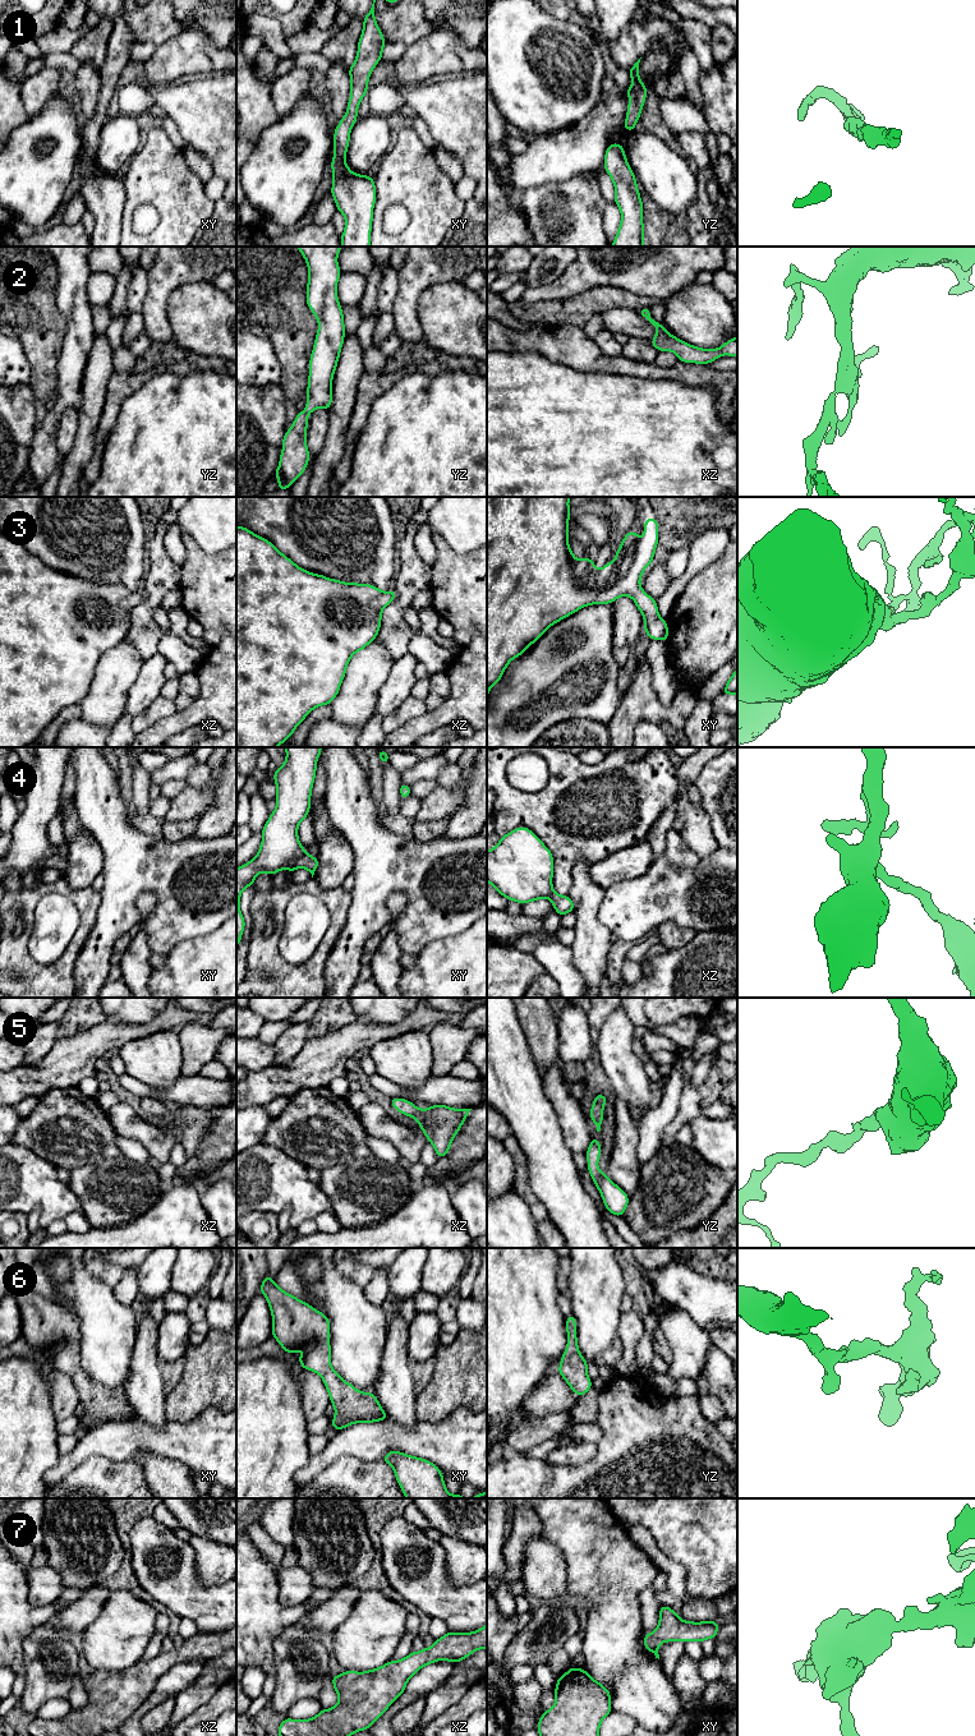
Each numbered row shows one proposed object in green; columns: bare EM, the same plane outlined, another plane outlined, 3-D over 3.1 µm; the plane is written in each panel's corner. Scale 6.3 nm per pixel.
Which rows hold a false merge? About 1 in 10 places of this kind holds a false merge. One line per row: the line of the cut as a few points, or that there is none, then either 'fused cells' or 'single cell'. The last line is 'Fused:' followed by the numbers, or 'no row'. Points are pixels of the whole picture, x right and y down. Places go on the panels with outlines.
1: cut none; single cell
2: cut none; single cell
3: cut none; single cell
4: cut none; single cell
5: cut none; single cell
6: cut none; single cell
7: cut none; single cell
Fused: no row

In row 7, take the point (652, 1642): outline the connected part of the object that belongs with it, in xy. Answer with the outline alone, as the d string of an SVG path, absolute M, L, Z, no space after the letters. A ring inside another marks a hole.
M661 1606L659 1621L652 1634L644 1634L644 1647L659 1659L658 1647L663 1641L704 1641L716 1639L719 1624L717 1621L693 1622L681 1620L677 1613L667 1607Z

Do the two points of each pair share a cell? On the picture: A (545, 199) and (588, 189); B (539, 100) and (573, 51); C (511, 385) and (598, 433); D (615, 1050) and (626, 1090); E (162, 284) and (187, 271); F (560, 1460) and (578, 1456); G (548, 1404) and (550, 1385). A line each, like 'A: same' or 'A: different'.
A: same
B: same
C: same
D: same
E: same
F: same
G: same

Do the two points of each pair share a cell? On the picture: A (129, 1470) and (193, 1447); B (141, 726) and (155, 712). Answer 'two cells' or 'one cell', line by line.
A: two cells
B: one cell

